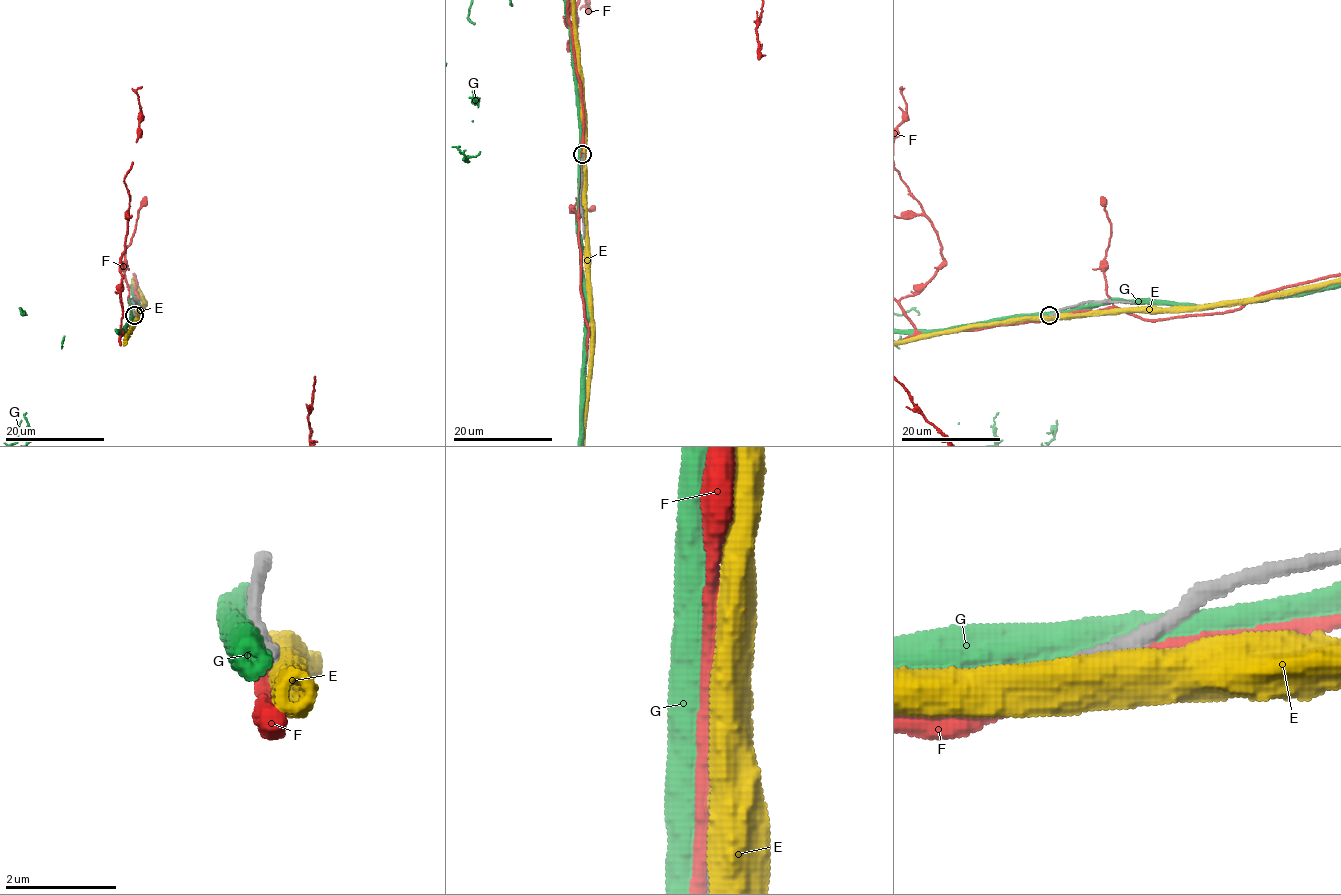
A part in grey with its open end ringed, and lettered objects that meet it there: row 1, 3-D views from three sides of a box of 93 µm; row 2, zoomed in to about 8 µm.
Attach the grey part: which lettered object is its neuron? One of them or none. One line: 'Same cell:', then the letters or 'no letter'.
Same cell: no letter

